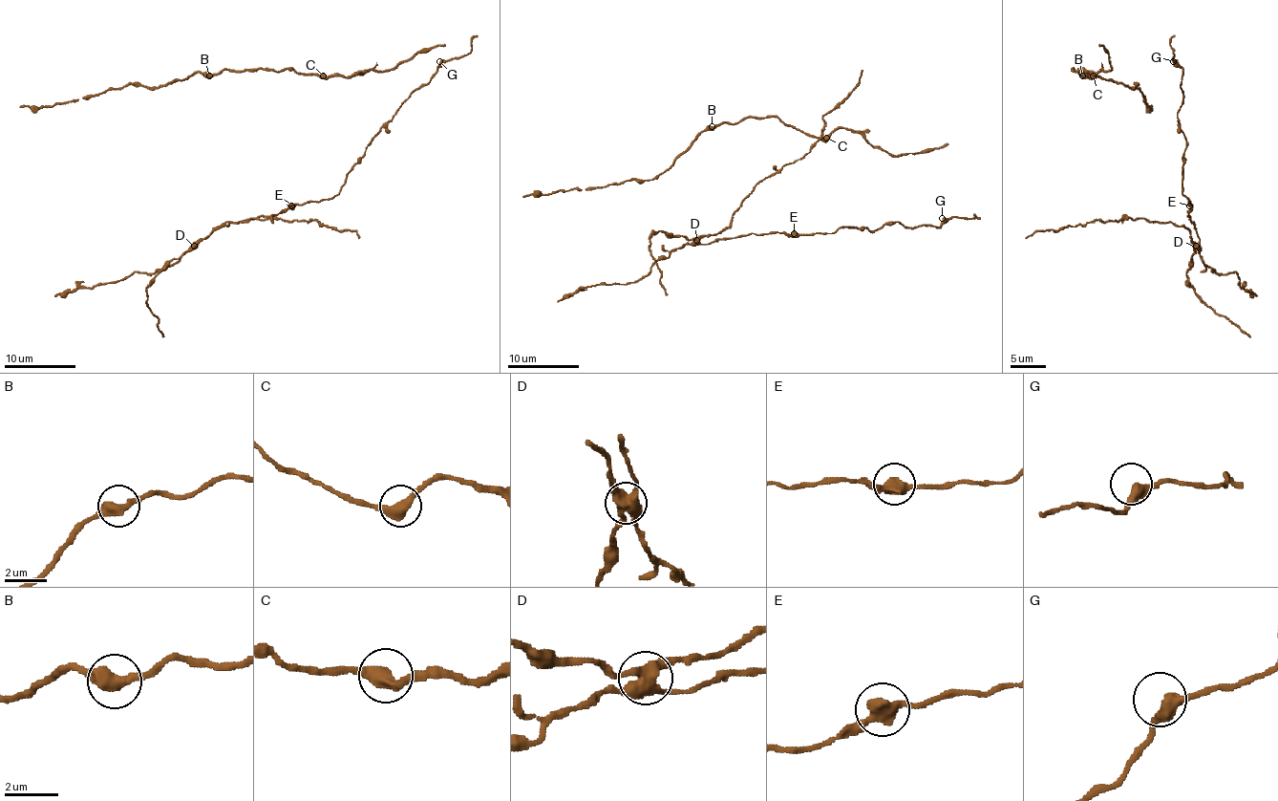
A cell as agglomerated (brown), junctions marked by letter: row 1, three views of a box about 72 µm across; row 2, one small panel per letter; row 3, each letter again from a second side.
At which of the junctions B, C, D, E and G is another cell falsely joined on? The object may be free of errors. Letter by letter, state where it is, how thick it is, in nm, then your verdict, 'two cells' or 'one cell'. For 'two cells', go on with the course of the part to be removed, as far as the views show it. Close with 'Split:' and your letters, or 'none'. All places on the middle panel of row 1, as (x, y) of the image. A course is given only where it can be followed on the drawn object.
B: at (712, 126); 460 nm thick; one cell
C: at (826, 138); 480 nm thick; one cell
D: at (696, 240); 550 nm thick; two cells; foreign part runs (696, 241), (728, 227), (740, 202), (760, 182), (801, 159), (819, 138), (822, 118), (858, 82), (862, 70)
E: at (794, 233); 440 nm thick; one cell
G: at (942, 218); 420 nm thick; one cell
Split: D

